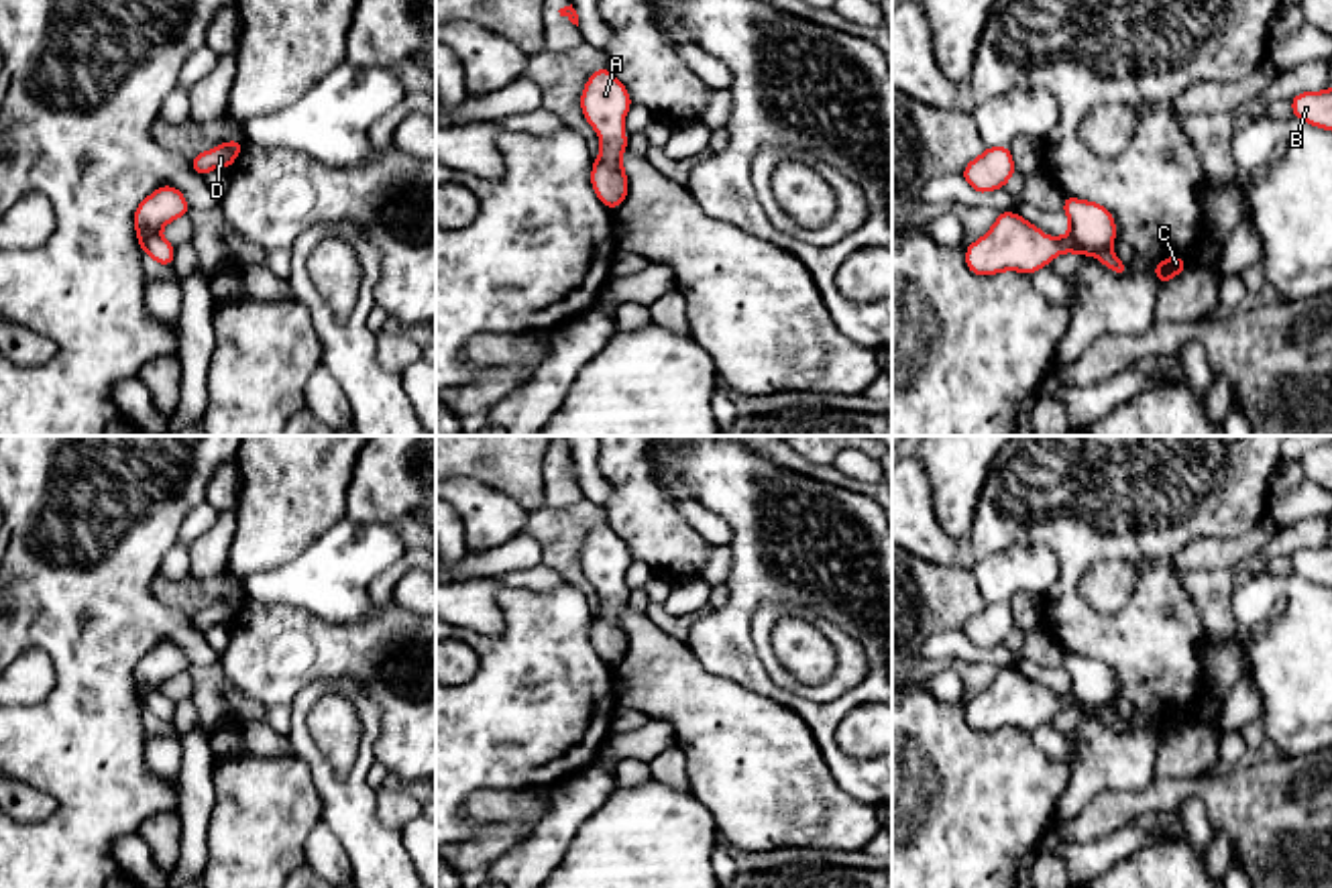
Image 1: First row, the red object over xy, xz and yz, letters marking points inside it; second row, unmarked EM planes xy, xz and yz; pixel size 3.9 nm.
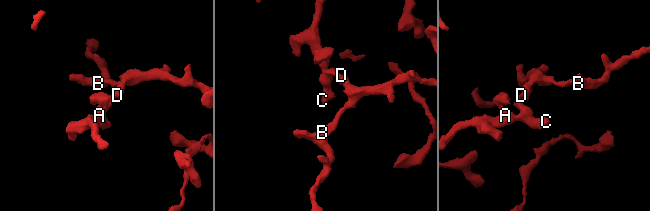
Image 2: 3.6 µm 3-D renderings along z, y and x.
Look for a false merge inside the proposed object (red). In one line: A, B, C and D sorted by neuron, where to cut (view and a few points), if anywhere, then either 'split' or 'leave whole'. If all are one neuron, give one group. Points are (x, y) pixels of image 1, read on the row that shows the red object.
A C / B D; cut in yz along (1068, 235), (1084, 247), (1108, 247); split

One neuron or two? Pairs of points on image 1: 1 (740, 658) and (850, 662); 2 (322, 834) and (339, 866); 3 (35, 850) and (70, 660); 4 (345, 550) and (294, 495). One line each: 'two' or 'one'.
1: two
2: one
3: one
4: two

